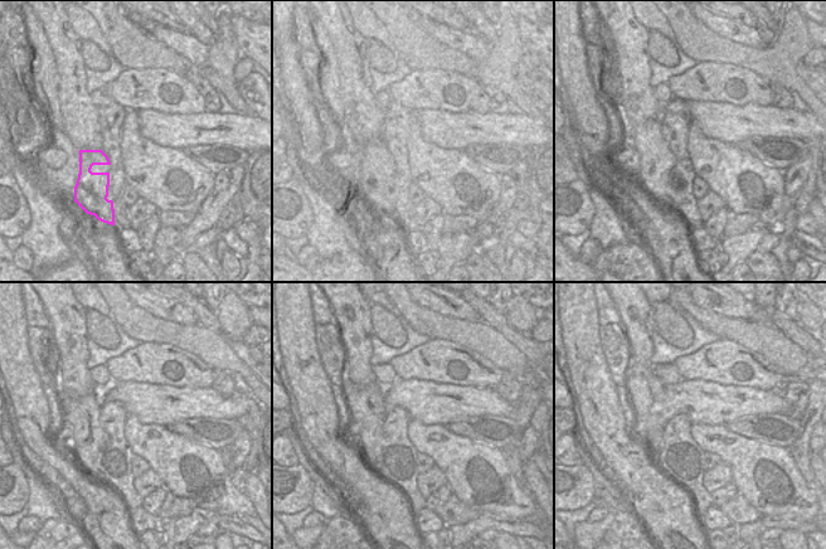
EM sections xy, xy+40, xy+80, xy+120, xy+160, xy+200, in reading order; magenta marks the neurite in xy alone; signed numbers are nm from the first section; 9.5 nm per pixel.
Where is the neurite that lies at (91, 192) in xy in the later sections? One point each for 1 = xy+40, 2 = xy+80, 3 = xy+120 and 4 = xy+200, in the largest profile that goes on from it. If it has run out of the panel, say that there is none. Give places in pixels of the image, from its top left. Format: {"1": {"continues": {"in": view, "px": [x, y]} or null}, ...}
{"1": {"continues": {"in": "xy+40", "px": [375, 186]}}, "2": {"continues": {"in": "xy+80", "px": [651, 146]}}, "3": {"continues": {"in": "xy+120", "px": [84, 414]}}, "4": {"continues": {"in": "xy+200", "px": [644, 388]}}}

